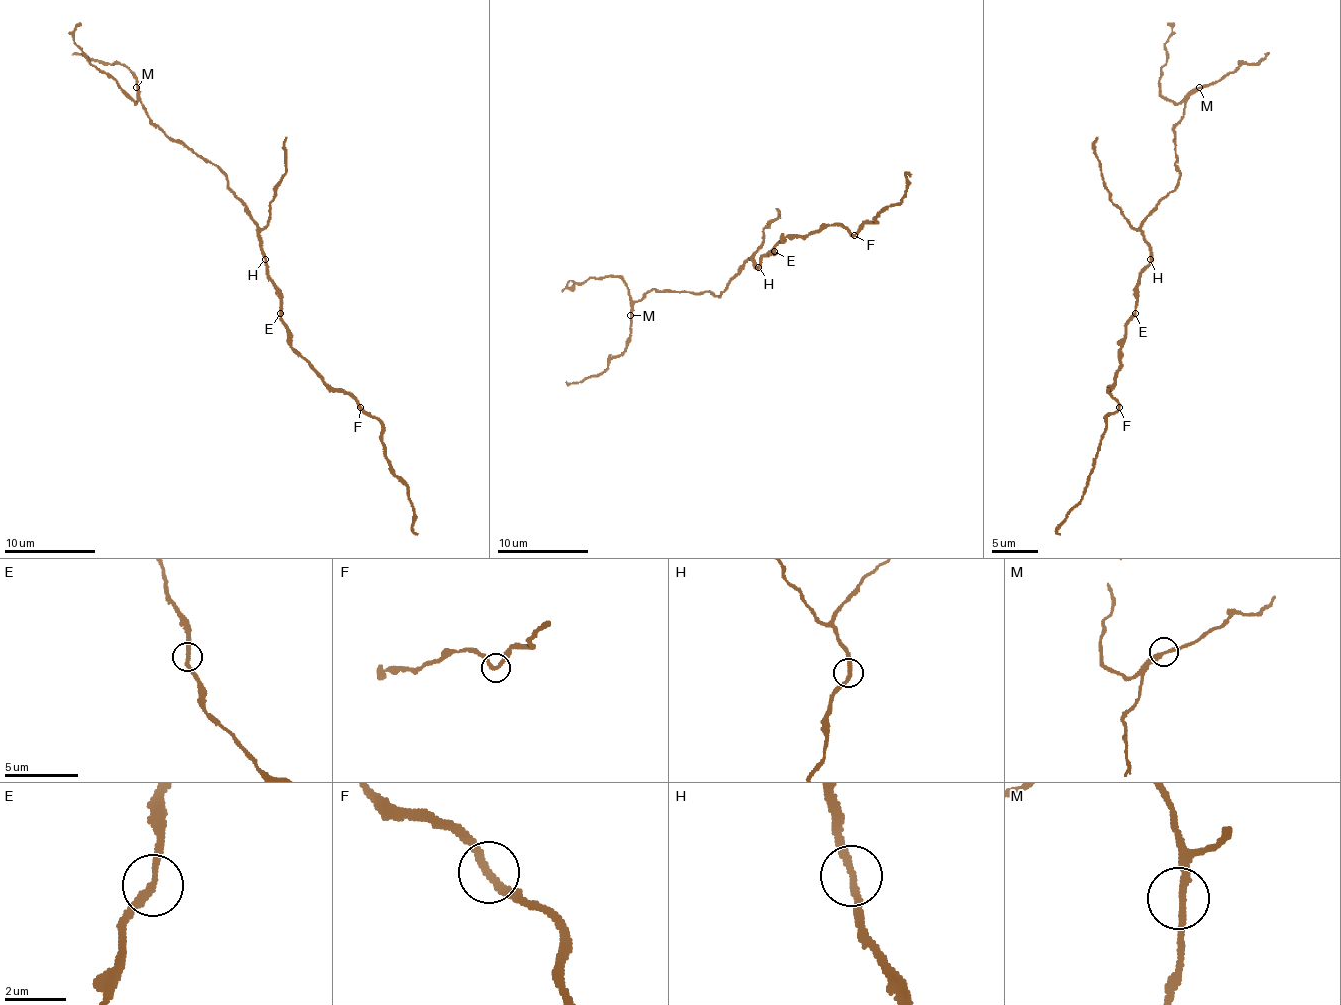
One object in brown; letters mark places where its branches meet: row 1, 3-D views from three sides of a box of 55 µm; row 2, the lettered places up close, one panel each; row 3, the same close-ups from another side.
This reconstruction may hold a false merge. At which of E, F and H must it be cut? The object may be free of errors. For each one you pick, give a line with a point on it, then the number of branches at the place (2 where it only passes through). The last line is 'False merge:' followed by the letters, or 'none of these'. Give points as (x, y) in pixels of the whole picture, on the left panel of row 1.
False merge: none of these

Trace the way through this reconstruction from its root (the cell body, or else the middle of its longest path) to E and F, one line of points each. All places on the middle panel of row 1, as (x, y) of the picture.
E: (758, 267), (767, 253), (774, 251)
F: (758, 267), (785, 237), (808, 237), (829, 226), (842, 226), (854, 235)

